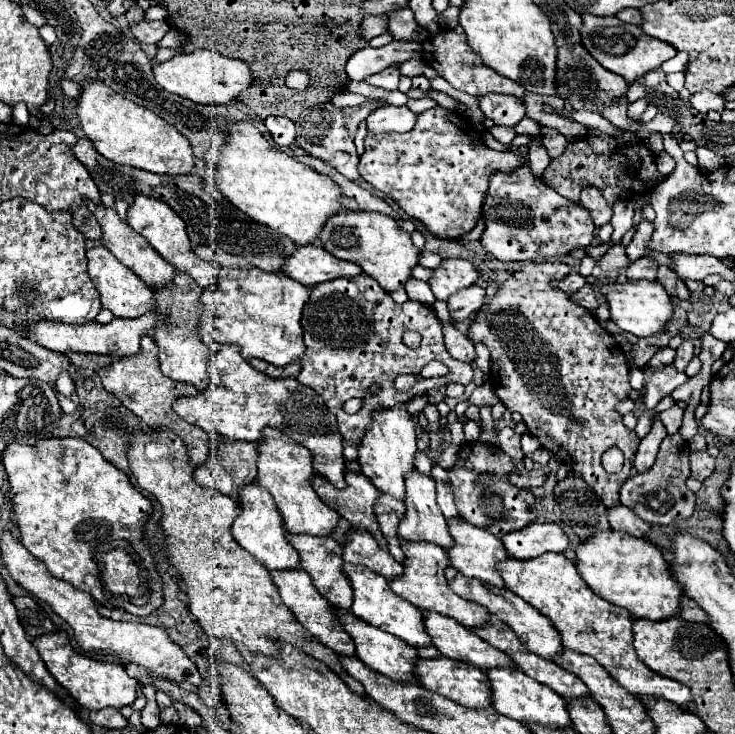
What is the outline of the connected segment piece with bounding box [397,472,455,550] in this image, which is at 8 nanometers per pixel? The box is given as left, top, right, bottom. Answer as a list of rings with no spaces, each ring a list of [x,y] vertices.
[[[413,472],[413,474],[407,476],[405,486],[407,486],[407,498],[405,498],[407,512],[405,512],[405,518],[401,520],[399,530],[397,530],[399,532],[399,540],[433,542],[433,544],[441,546],[443,550],[449,550],[455,542],[453,542],[453,536],[449,534],[447,520],[445,520],[443,512],[437,506],[437,490],[435,490],[433,478],[431,476],[423,476],[419,472]]]

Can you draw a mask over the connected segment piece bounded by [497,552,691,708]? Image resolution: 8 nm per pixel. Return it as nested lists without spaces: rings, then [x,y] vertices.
[[[551,552],[533,560],[509,558],[505,560],[505,564],[497,564],[497,570],[511,592],[521,596],[527,604],[531,604],[555,624],[567,650],[593,656],[625,690],[635,696],[659,696],[681,708],[687,708],[687,704],[691,702],[691,690],[677,680],[659,676],[649,666],[645,666],[639,656],[635,656],[631,614],[625,608],[613,606],[611,602],[595,594],[577,572],[575,562]]]

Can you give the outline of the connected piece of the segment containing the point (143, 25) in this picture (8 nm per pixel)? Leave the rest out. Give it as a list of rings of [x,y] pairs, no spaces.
[[[143,20],[139,24],[133,24],[131,26],[131,32],[133,36],[143,42],[143,44],[159,44],[159,40],[169,32],[169,24],[165,20],[161,22],[149,22],[149,20]]]

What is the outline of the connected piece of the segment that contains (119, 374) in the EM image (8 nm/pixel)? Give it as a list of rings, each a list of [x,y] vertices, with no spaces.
[[[145,336],[141,338],[141,352],[137,356],[125,356],[117,362],[113,362],[111,366],[99,370],[99,376],[101,376],[101,382],[103,386],[113,392],[115,396],[119,396],[123,400],[123,404],[133,410],[145,424],[149,424],[151,428],[167,428],[171,432],[175,432],[177,436],[181,436],[181,440],[187,444],[189,448],[189,456],[191,456],[191,462],[193,466],[201,466],[207,462],[207,458],[211,458],[211,448],[215,448],[223,438],[217,436],[217,434],[209,434],[197,426],[191,426],[189,422],[181,420],[175,412],[173,412],[173,402],[183,396],[197,396],[199,390],[189,386],[189,384],[181,384],[181,382],[175,382],[167,376],[161,374],[161,368],[159,368],[159,348],[155,344],[153,338]]]

